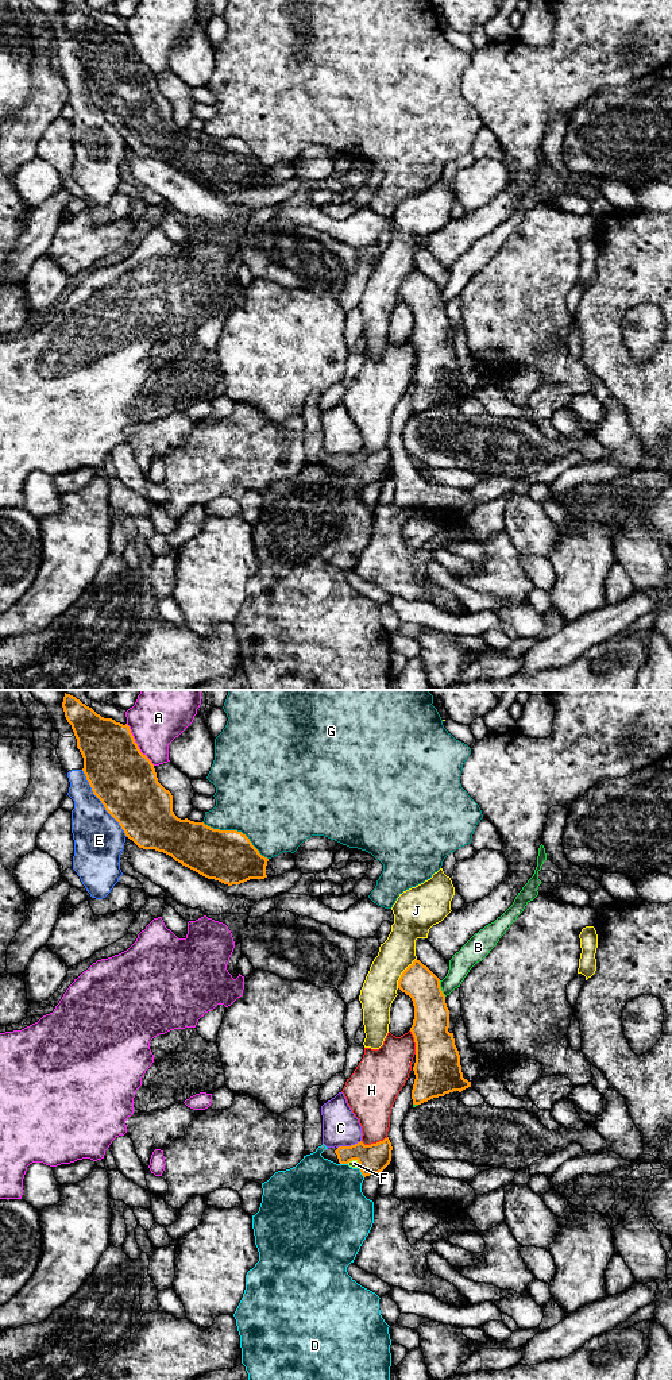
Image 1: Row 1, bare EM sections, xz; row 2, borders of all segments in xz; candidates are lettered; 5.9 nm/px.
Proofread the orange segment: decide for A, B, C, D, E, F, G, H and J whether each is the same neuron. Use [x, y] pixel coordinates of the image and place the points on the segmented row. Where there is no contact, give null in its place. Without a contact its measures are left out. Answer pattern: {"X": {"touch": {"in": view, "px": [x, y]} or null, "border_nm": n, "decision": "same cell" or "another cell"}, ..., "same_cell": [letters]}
{"A": {"touch": {"in": "xz", "px": [136, 744]}, "border_nm": 300, "decision": "another cell"}, "B": {"touch": {"in": "xz", "px": [440, 989]}, "border_nm": 100, "decision": "another cell"}, "C": {"touch": {"in": "xz", "px": [348, 1147]}, "border_nm": 150, "decision": "another cell"}, "D": {"touch": {"in": "xz", "px": [360, 1171]}, "border_nm": 70, "decision": "another cell"}, "E": {"touch": {"in": "xz", "px": [101, 802]}, "border_nm": 480, "decision": "another cell"}, "F": {"touch": {"in": "xz", "px": [355, 1159]}, "border_nm": 80, "decision": "same cell"}, "G": {"touch": {"in": "xz", "px": [236, 831]}, "border_nm": 460, "decision": "another cell"}, "H": {"touch": {"in": "xz", "px": [374, 1144]}, "border_nm": 170, "decision": "another cell"}, "J": {"touch": {"in": "xz", "px": [402, 972]}, "border_nm": 220, "decision": "another cell"}, "same_cell": ["F"]}

